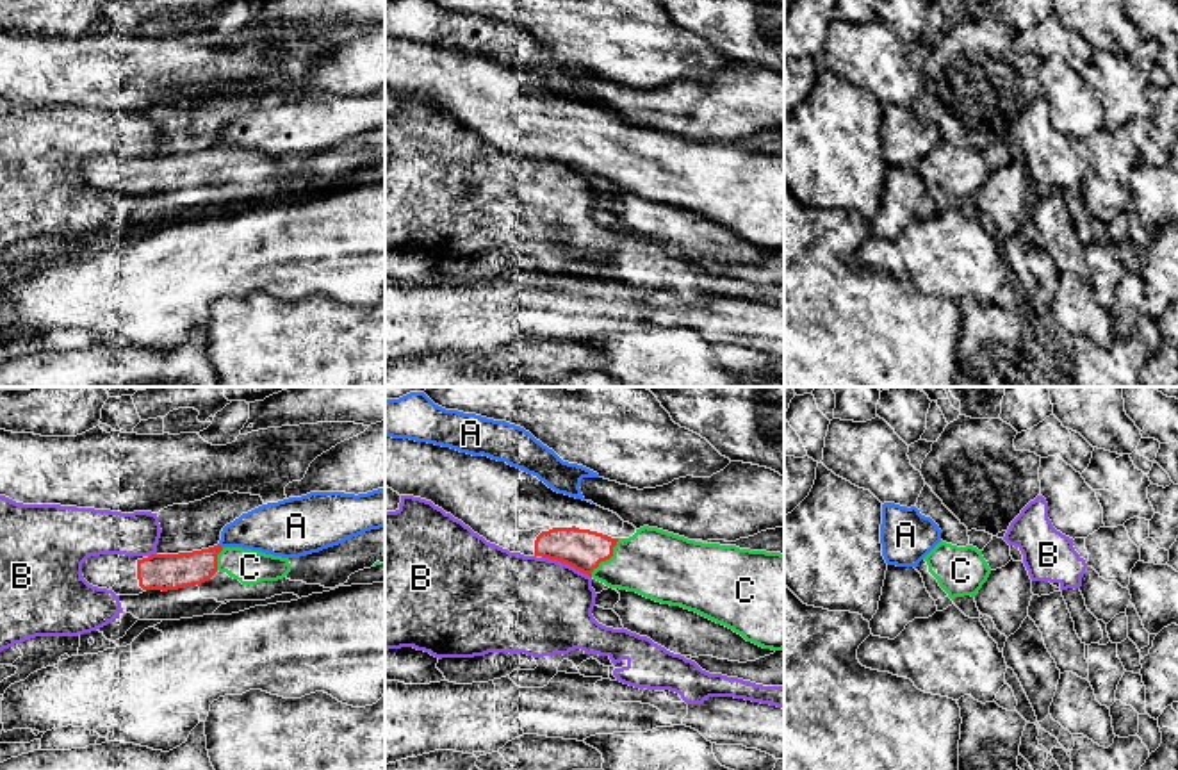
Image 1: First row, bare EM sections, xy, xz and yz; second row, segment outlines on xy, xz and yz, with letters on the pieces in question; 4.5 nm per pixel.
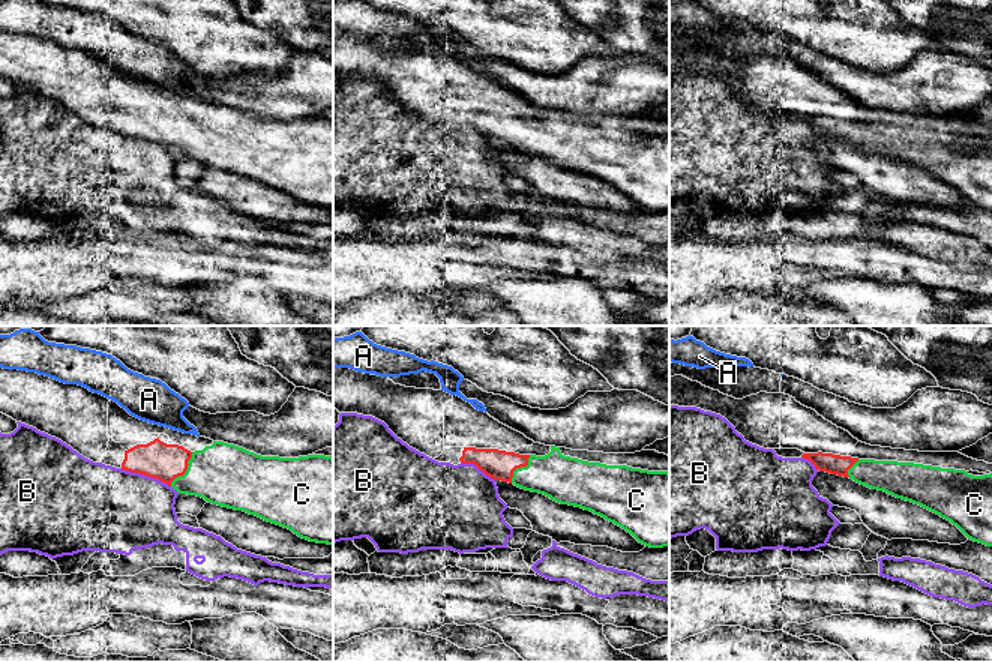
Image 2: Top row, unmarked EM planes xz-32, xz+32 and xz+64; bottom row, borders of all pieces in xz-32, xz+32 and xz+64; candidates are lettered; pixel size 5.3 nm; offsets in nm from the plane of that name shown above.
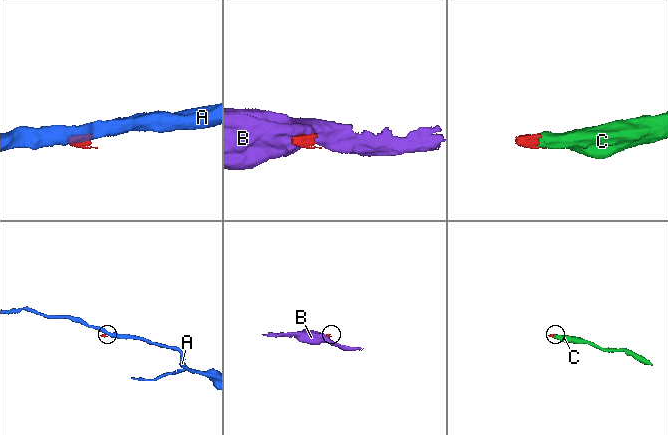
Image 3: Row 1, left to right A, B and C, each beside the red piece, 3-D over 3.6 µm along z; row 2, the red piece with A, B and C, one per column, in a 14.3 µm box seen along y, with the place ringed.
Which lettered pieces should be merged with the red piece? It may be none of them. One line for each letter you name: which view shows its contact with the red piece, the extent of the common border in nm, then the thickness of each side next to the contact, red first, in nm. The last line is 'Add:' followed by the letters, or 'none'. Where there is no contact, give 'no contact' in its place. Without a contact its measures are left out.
C: xz | 220 nm | 190/320 nm
Add: C

